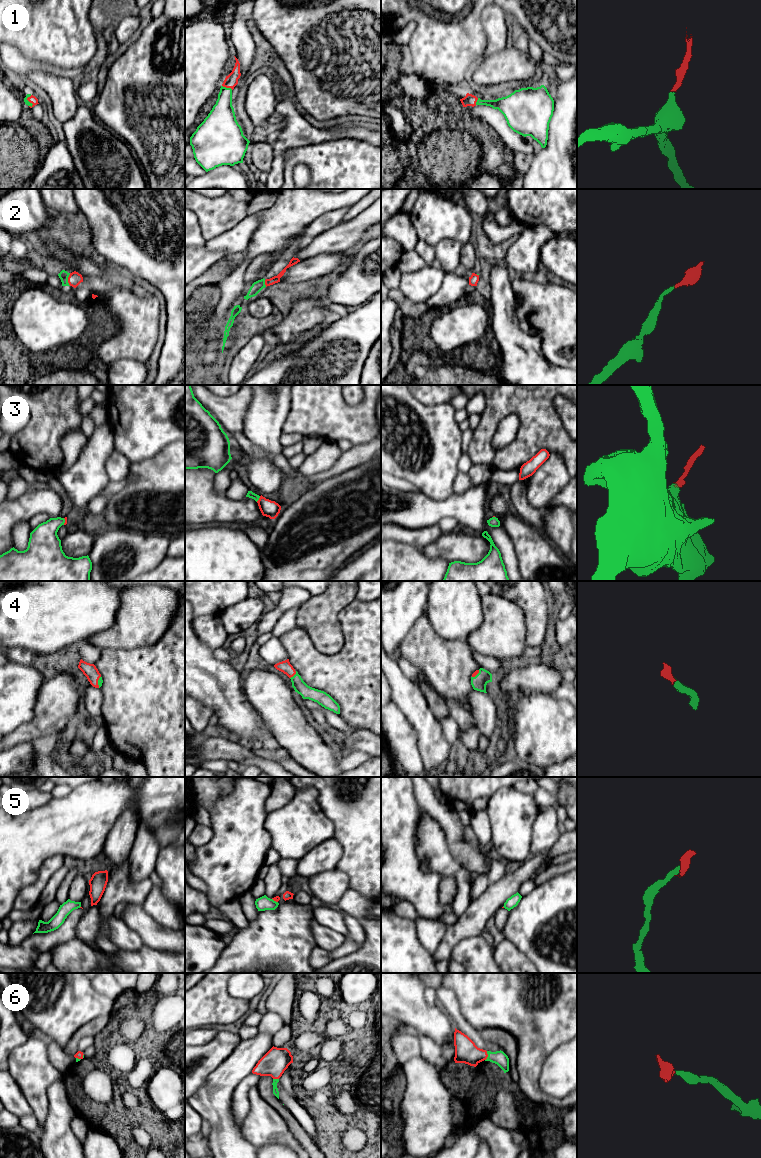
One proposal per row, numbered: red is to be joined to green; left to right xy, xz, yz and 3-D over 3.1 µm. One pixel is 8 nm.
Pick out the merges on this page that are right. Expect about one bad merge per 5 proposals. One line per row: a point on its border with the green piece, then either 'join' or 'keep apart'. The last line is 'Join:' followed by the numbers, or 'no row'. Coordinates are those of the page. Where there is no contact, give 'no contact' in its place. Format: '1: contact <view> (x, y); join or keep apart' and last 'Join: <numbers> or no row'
1: contact xz (227, 88); join
2: contact xy (67, 279); join
3: contact xz (258, 499); join
4: contact xz (294, 675); join
5: contact xz (275, 901); keep apart
6: contact yz (488, 1056); join
Join: 1, 2, 3, 4, 6

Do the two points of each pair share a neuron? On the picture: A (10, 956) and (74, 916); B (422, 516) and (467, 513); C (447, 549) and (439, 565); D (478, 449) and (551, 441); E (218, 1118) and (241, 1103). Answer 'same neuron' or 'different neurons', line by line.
A: same neuron
B: same neuron
C: different neurons
D: same neuron
E: different neurons

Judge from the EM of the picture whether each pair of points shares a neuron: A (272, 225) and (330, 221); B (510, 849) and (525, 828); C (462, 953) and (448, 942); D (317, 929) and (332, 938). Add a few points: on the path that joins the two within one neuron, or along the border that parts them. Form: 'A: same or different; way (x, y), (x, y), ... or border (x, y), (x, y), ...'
A: different; border (332, 211), (327, 211), (316, 217), (295, 239)
B: same; way (512, 844), (512, 841), (520, 833)
C: different; border (475, 937), (462, 938), (453, 947), (449, 958)
D: same; way (321, 933), (328, 938)

